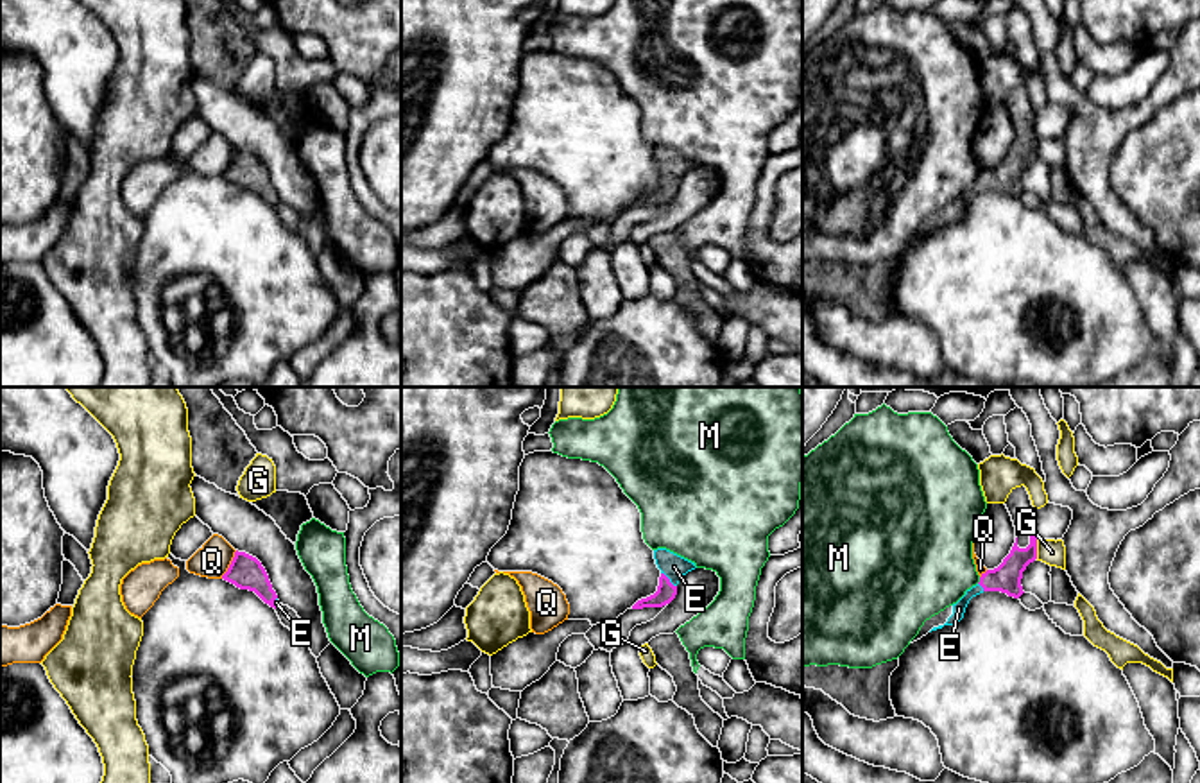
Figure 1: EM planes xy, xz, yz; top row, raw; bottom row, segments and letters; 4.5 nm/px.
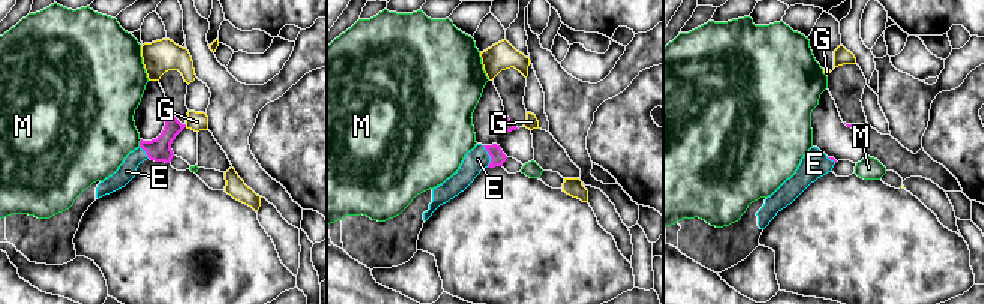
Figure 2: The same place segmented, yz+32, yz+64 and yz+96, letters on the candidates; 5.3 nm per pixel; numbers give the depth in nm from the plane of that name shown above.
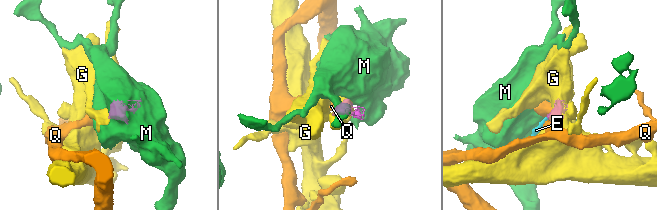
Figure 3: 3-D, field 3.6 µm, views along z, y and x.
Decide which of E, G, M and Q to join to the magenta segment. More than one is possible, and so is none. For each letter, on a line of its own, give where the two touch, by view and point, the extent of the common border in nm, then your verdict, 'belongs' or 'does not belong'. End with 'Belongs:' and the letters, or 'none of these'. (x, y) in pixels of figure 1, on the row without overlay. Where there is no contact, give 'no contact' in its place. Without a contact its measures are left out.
E: contact xz (668, 178); length 100 nm; belongs
G: contact yz (1036, 147); length 90 nm; does not belong
M: contact yz (980, 180); length 40 nm; does not belong
Q: contact xy (230, 163); length 150 nm; does not belong
Belongs: E

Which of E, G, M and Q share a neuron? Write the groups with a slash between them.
E / G / M / Q

